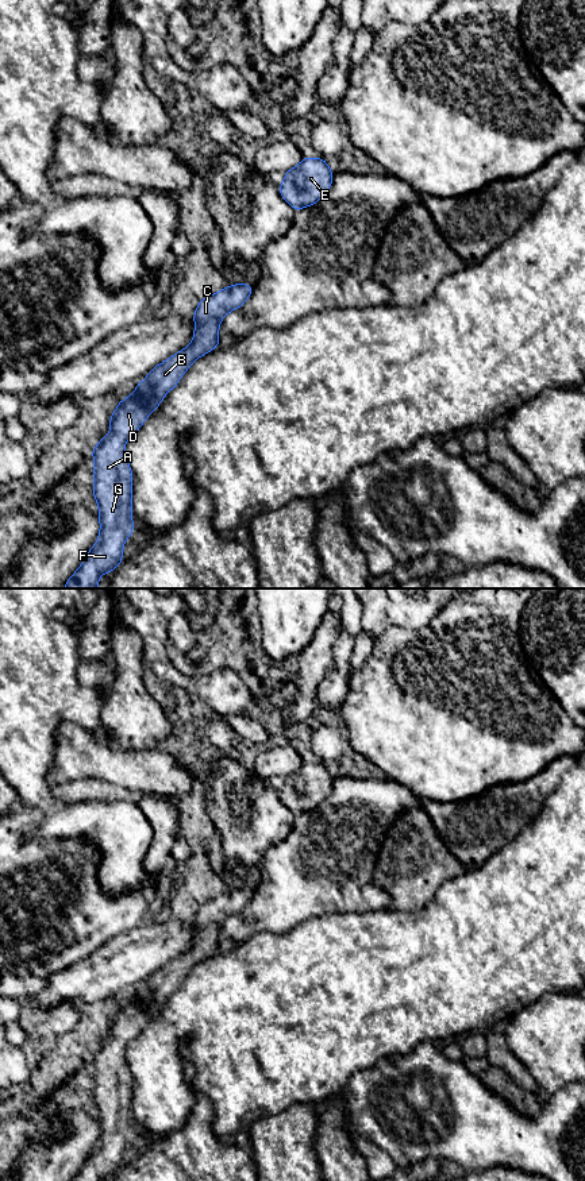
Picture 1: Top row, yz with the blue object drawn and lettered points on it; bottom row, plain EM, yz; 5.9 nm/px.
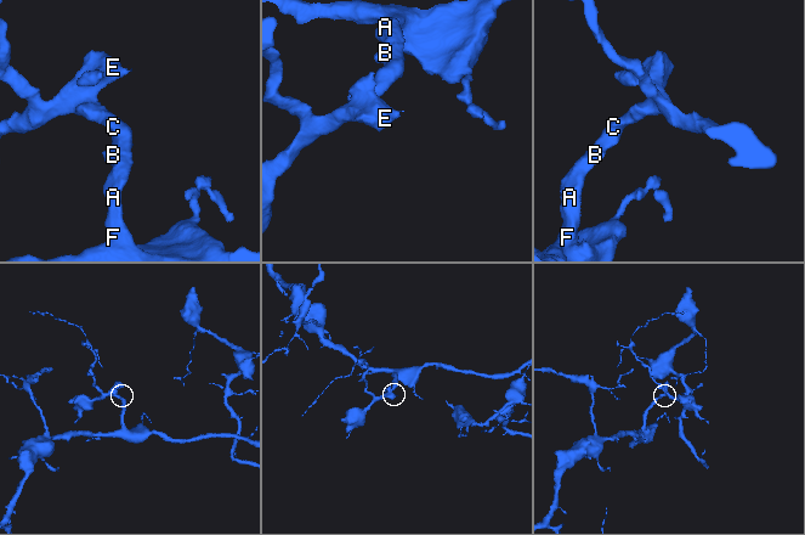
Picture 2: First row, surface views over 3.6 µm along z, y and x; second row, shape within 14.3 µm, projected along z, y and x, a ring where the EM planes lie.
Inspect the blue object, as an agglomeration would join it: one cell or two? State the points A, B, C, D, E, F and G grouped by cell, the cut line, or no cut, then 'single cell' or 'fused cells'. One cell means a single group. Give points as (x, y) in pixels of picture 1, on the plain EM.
A B C D E F G | no cut | single cell

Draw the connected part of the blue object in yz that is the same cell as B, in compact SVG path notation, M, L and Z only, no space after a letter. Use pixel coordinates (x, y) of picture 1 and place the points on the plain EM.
M235 888L228 892L204 902L193 919L196 934L193 937L192 949L178 956L165 966L155 970L145 985L136 988L136 995L126 1004L119 1006L109 1024L111 1037L99 1045L99 1049L91 1055L95 1073L92 1076L95 1088L92 1091L93 1100L99 1109L100 1138L99 1145L86 1158L84 1166L72 1181L101 1181L104 1177L112 1177L122 1169L122 1158L124 1146L134 1135L132 1127L132 1076L124 1058L126 1046L139 1035L145 1024L161 1010L166 997L177 991L184 977L200 961L219 952L219 929L227 918L240 912L253 898L251 889Z

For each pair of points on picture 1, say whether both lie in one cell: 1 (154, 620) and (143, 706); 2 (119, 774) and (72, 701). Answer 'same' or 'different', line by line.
1: different
2: different

